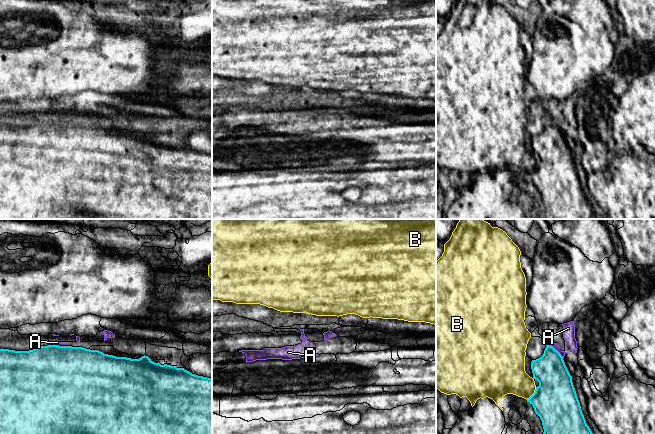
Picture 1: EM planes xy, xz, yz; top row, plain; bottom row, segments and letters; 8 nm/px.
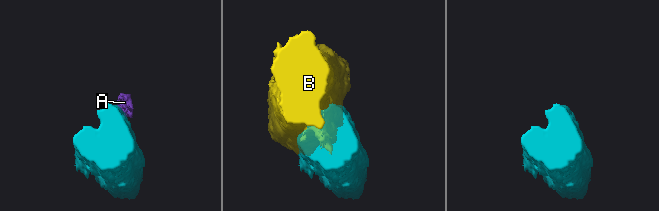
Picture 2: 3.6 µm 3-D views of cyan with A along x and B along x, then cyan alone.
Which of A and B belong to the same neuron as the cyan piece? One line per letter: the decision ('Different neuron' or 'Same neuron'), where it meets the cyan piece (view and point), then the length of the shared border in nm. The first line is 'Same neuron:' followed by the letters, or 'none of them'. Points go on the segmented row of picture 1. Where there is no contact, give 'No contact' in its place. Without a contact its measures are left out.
Same neuron: none of them
A: Different neuron. Touches cyan at yz (556, 350). Shared border 170 nm
B: Different neuron. Touches cyan at yz (533, 394). Shared border 130 nm

